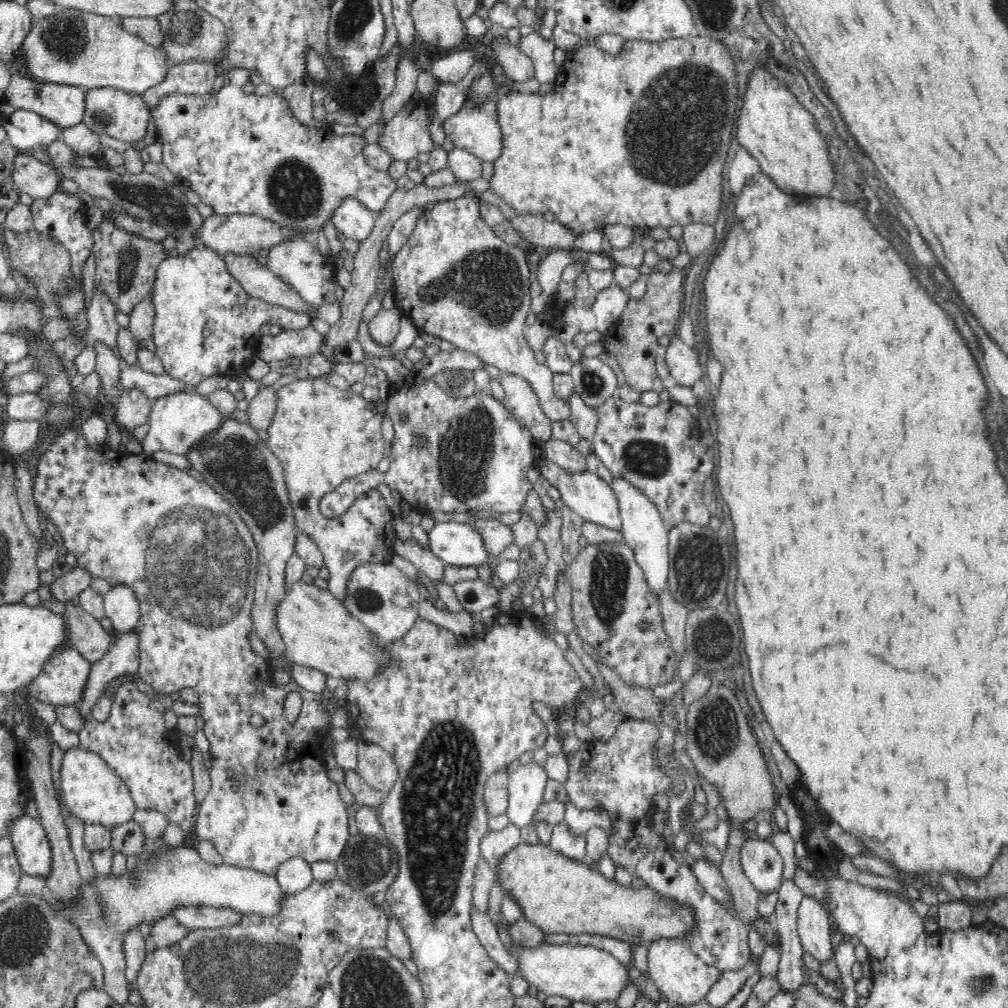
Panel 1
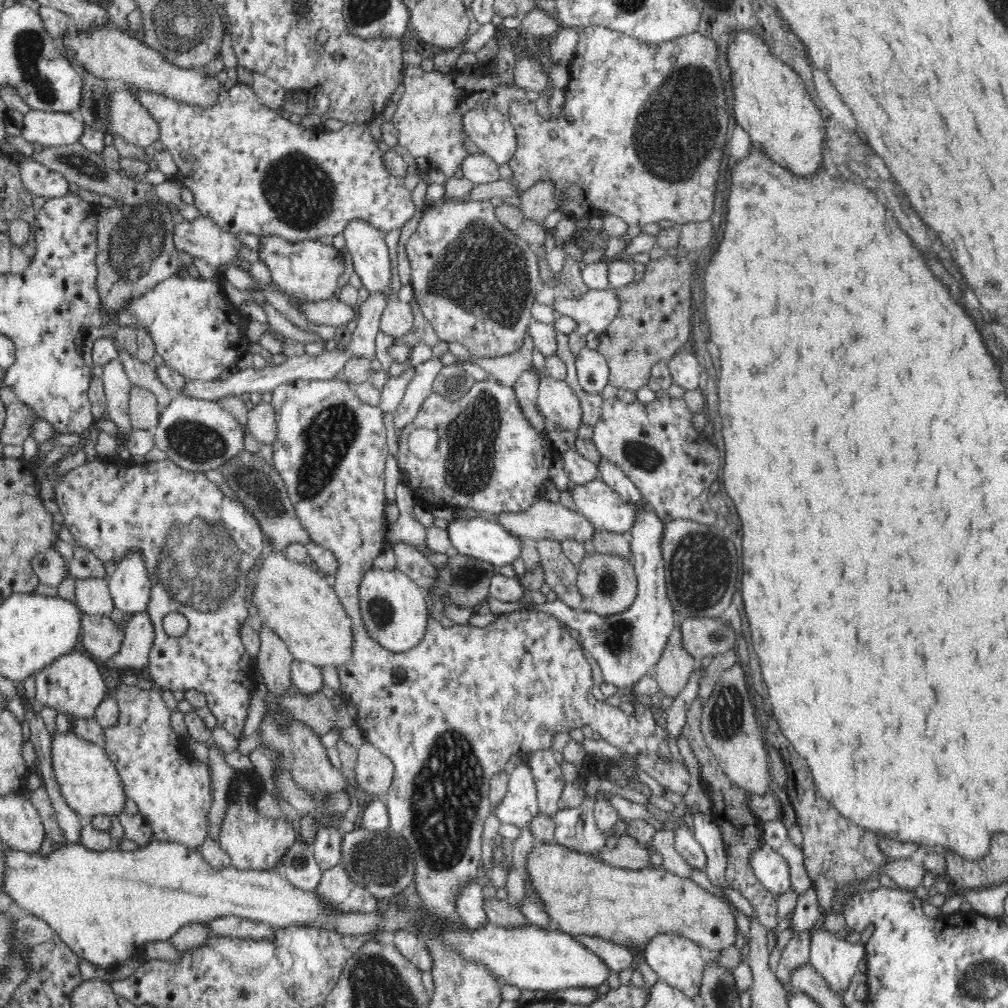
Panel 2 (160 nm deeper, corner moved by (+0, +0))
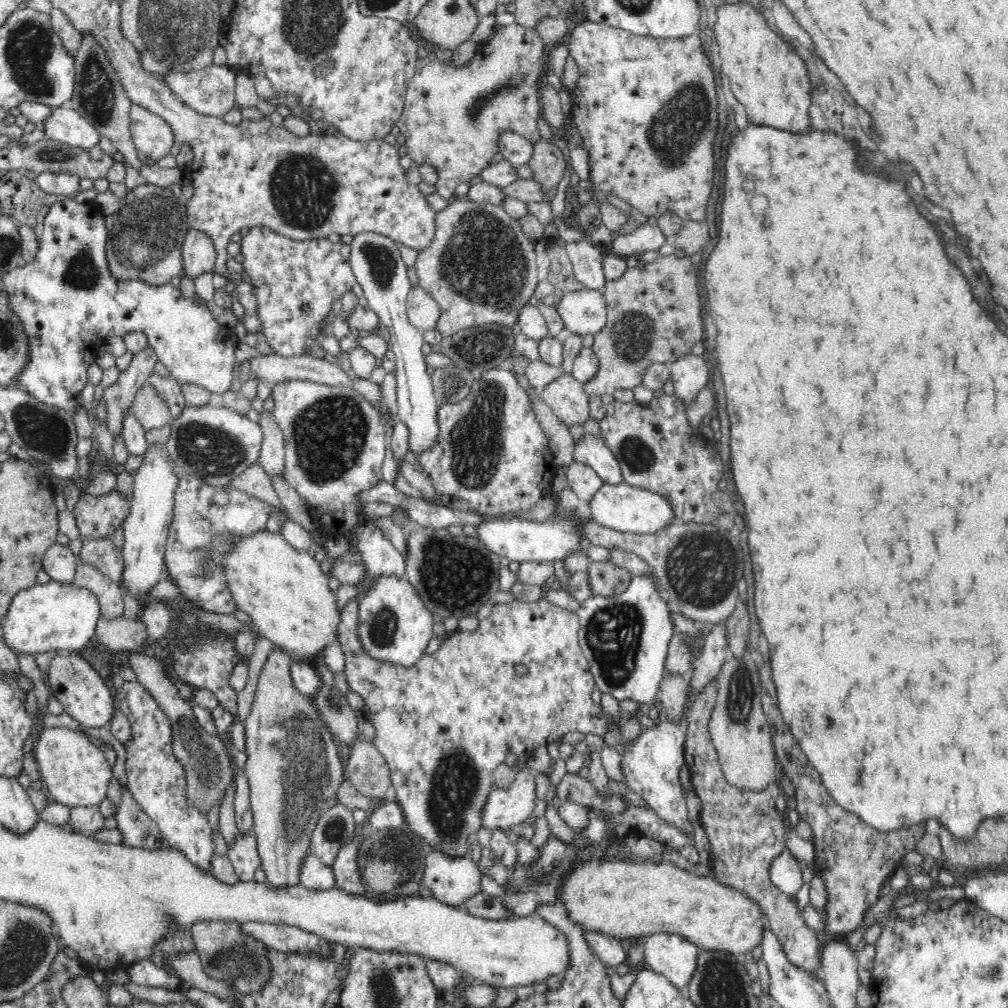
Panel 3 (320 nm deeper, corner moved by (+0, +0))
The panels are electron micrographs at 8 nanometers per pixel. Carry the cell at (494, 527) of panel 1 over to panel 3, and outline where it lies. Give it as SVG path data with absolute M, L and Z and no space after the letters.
M594 520L582 524L582 540L587 544L595 544L618 550L626 550L637 554L644 562L650 565L653 576L658 580L662 599L668 602L672 614L684 614L687 618L698 620L702 624L713 625L723 623L728 619L736 608L739 591L738 582L742 580L742 554L740 546L732 544L734 538L728 538L730 532L724 532L724 528L716 528L713 523L672 522L666 528L654 534L623 533L598 524Z

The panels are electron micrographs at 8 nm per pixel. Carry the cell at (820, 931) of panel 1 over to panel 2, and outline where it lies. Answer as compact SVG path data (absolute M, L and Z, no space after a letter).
M815 926L810 929L808 962L826 979L834 994L842 996L858 972L858 962L865 957L865 944L853 944L843 936Z

